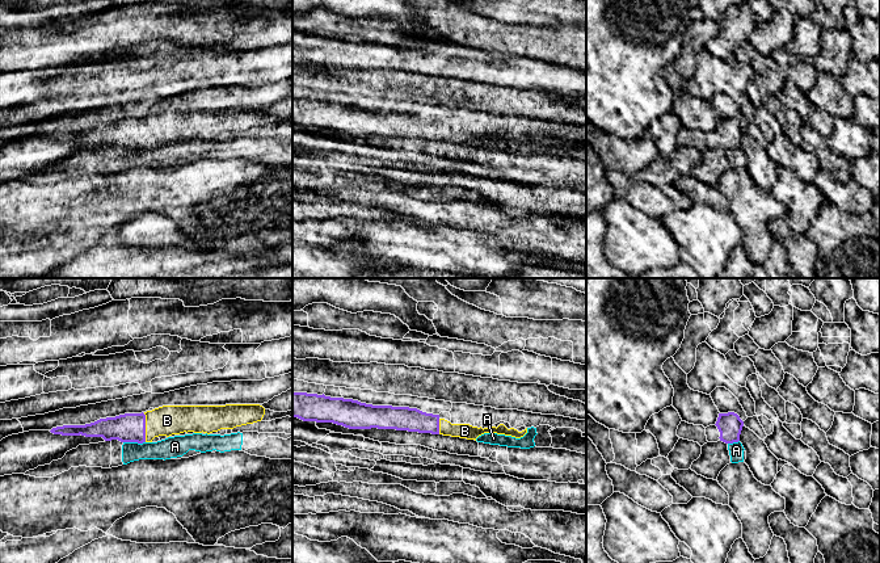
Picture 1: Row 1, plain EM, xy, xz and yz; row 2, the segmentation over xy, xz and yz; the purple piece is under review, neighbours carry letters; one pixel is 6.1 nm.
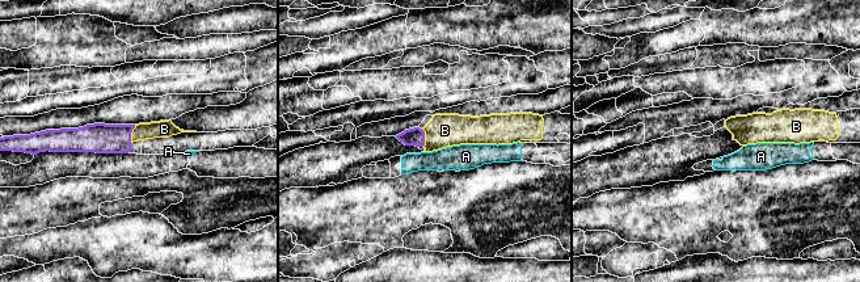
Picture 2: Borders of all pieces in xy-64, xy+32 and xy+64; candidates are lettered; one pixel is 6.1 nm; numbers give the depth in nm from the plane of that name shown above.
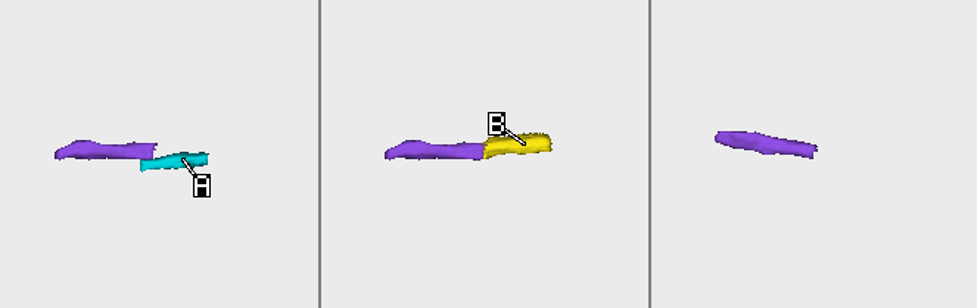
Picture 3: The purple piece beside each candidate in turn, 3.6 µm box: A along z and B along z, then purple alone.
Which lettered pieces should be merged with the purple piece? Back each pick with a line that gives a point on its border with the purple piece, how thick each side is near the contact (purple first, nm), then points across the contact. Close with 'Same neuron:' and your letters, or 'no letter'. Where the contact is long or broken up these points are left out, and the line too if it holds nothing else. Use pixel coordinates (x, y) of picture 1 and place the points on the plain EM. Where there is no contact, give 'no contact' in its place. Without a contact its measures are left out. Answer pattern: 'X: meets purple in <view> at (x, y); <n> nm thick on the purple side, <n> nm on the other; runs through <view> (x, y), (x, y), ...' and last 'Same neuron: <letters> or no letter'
B: meets purple in xy at (144, 134); 180 nm thick on the purple side, 190 nm on the other
Same neuron: B

